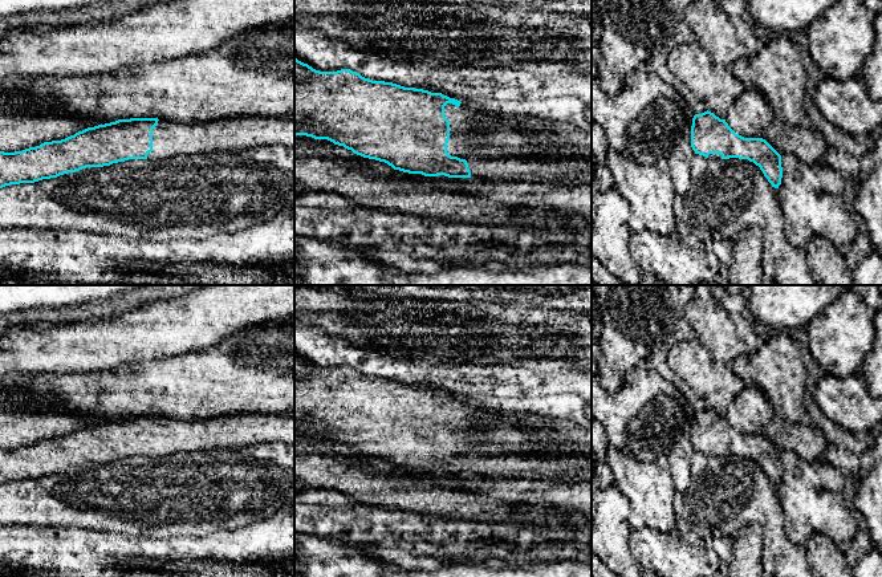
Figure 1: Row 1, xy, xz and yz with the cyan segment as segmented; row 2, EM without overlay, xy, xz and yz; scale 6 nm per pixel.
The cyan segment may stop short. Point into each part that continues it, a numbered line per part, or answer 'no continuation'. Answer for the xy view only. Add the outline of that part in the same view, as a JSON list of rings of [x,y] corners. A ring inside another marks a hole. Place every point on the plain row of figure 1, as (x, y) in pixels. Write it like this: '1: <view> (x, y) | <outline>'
1: xy (170, 435) | [[[294,411],[208,419],[160,415],[153,426],[153,448],[147,451],[147,456],[271,443],[294,444]]]

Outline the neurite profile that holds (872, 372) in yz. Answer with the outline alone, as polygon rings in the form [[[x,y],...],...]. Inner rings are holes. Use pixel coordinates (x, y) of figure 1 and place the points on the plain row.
[[[882,309],[874,313],[874,324],[875,344],[865,358],[861,375],[871,397],[882,398]]]

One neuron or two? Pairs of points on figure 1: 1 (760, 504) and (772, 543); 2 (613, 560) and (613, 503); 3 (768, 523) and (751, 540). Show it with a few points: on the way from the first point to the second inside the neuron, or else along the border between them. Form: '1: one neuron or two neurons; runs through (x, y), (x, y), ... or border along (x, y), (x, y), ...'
1: one neuron; runs through (768, 513), (772, 520), (772, 533)
2: one neuron; runs through (613, 545), (613, 517)
3: two neurons; border along (763, 528), (756, 523), (750, 523), (732, 536)

